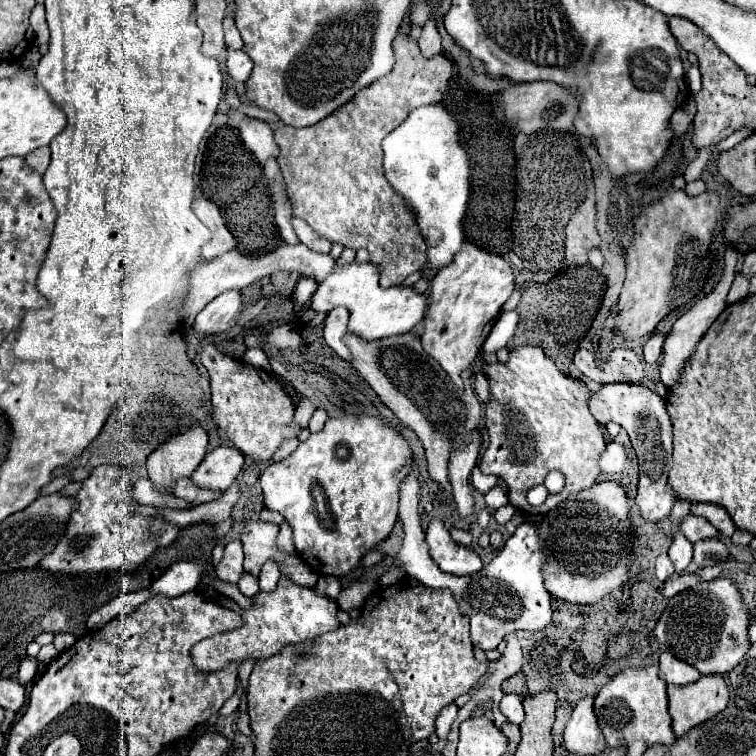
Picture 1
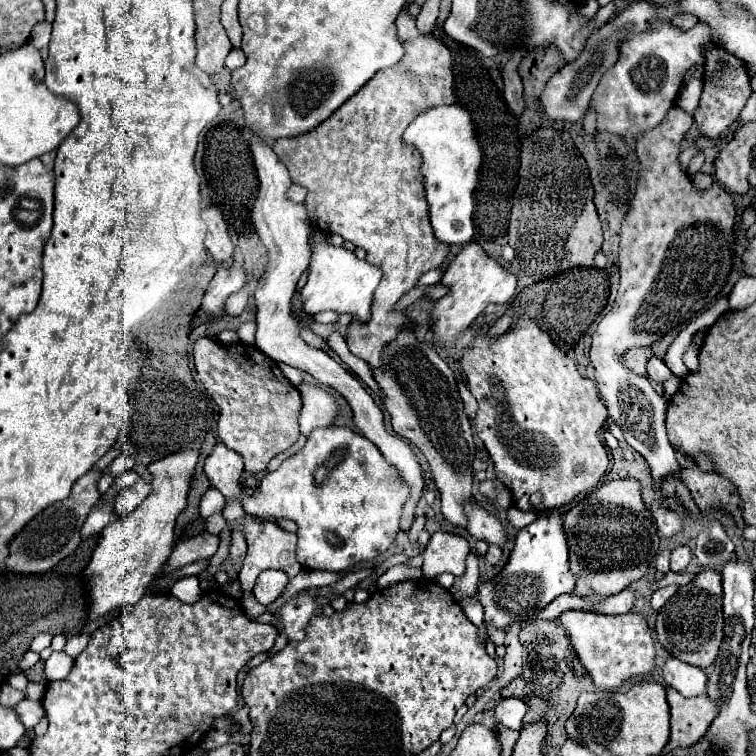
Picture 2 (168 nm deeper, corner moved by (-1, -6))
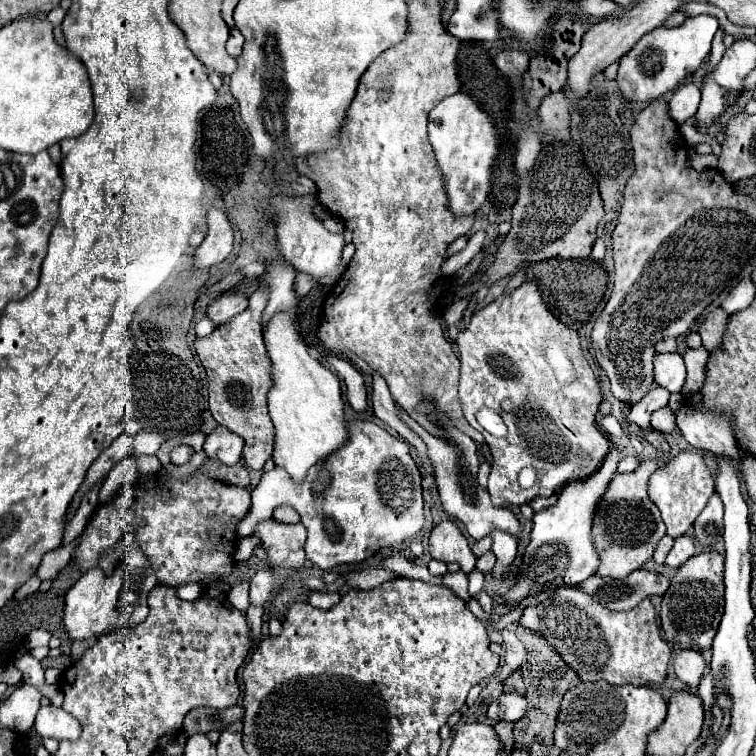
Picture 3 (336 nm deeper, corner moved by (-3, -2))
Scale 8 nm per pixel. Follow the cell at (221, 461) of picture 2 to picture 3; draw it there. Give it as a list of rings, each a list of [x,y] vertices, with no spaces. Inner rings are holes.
[[[216,427],[216,431],[212,431],[204,443],[206,455],[222,461],[224,465],[236,465],[242,457],[242,447],[244,441],[224,427]]]

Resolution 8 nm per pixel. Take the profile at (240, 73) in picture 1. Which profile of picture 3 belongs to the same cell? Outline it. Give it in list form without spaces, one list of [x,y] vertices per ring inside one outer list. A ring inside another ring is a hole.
[[[234,27],[234,31],[230,31],[230,39],[228,39],[228,45],[226,45],[226,51],[228,51],[228,55],[230,57],[240,57],[240,53],[242,53],[242,45],[244,45],[244,37],[242,37],[242,33]]]

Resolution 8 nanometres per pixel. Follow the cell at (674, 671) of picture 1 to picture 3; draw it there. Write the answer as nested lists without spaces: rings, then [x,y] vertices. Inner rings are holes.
[[[684,649],[680,651],[676,657],[674,657],[674,673],[680,681],[684,681],[692,693],[696,693],[698,689],[698,683],[700,679],[704,677],[704,671],[706,671],[706,661],[704,657],[700,655],[700,651],[694,651],[694,649]]]

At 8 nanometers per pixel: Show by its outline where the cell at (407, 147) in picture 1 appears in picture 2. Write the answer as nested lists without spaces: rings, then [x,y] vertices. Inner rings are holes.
[[[456,103],[428,109],[410,123],[404,133],[404,141],[412,143],[424,159],[422,175],[436,239],[448,245],[468,243],[474,235],[474,191],[478,185],[478,169],[482,163],[482,151],[474,133],[470,113]]]

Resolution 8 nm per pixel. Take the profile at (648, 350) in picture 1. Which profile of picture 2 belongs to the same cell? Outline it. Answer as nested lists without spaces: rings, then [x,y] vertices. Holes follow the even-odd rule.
[[[652,357],[648,361],[646,369],[648,369],[648,377],[652,381],[656,381],[656,383],[664,383],[664,381],[668,381],[672,377],[672,371],[668,369],[668,365],[662,359],[658,359],[658,357]]]

